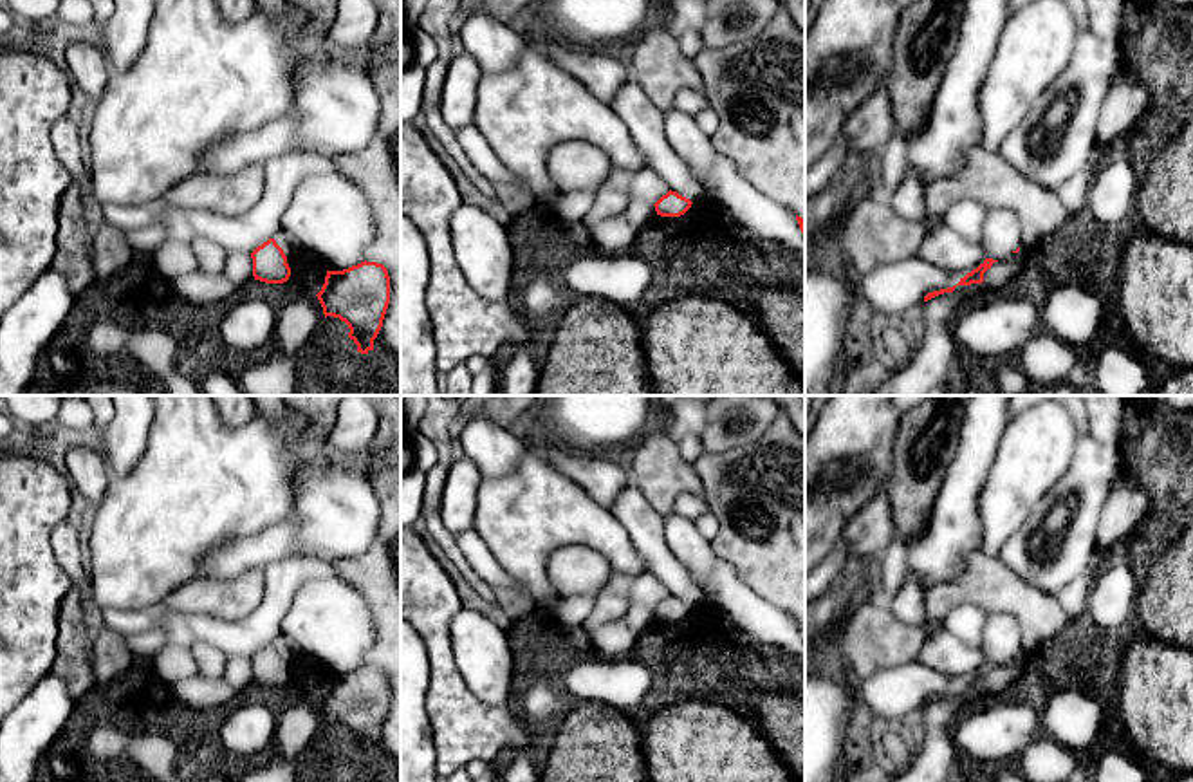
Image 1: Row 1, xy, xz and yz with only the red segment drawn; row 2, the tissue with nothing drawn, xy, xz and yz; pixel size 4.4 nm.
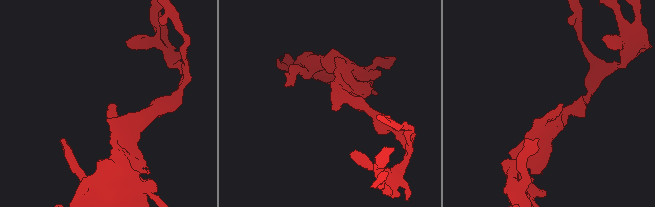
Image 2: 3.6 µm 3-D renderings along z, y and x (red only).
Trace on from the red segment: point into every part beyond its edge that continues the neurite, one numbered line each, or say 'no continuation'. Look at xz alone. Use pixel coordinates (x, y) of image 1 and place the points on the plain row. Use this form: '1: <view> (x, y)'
no continuation

